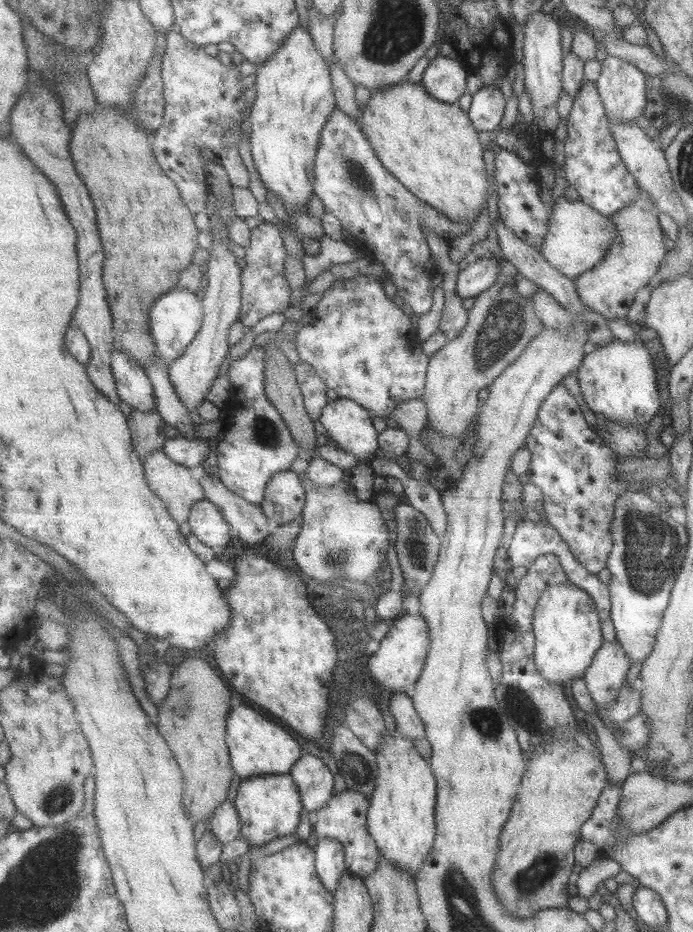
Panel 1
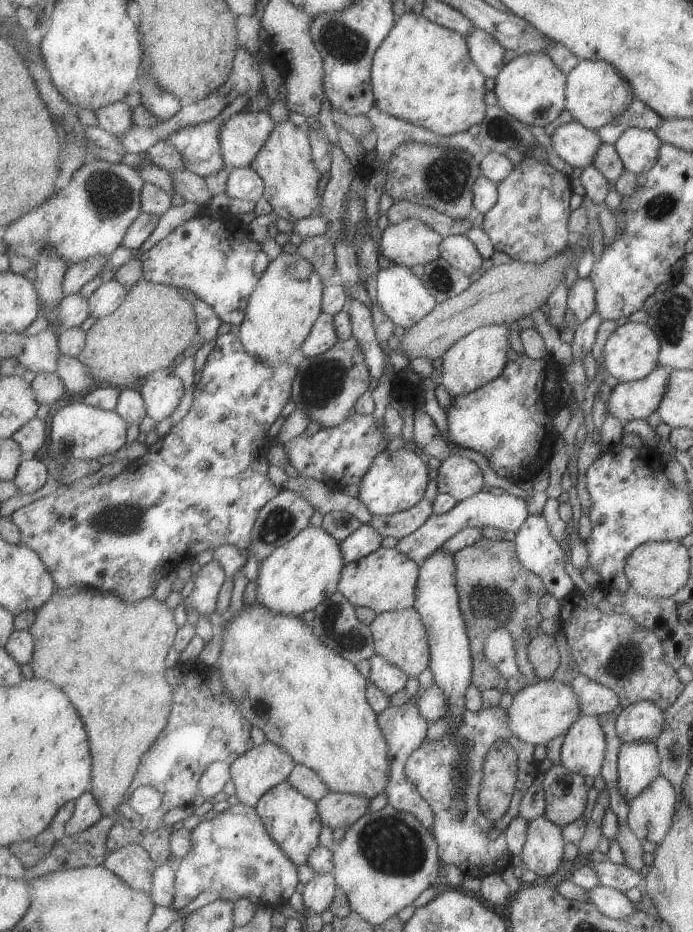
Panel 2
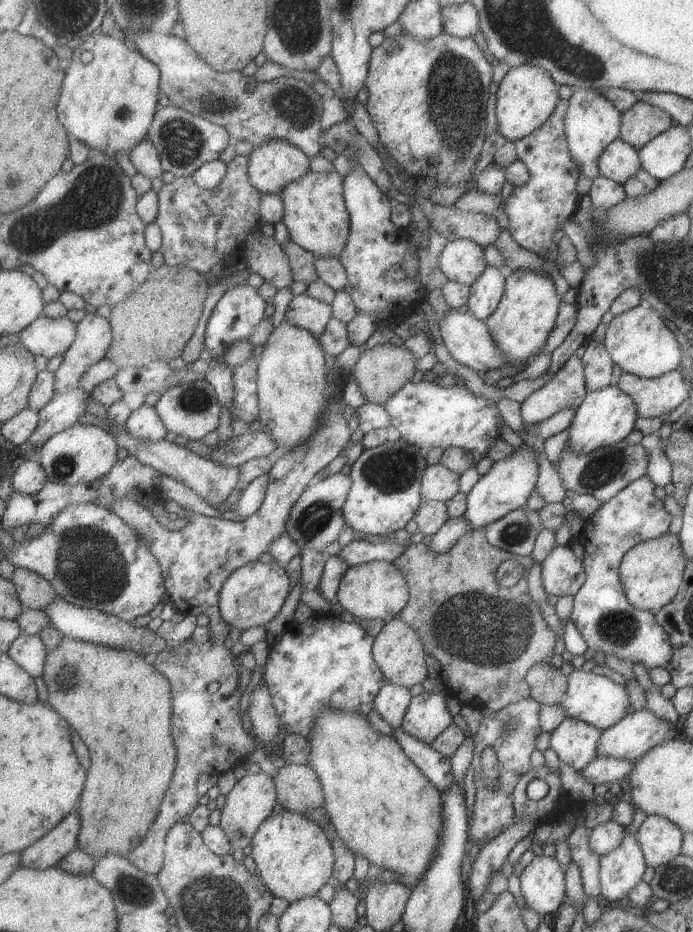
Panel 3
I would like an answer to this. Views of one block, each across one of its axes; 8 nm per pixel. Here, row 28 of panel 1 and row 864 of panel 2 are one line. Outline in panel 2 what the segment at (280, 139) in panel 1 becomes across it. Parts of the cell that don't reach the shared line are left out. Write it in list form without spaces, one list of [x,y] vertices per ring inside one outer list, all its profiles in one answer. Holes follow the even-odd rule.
[[[288,780],[268,792],[260,801],[257,809],[267,824],[268,830],[288,853],[288,856],[299,867],[307,865],[315,854],[315,850],[322,845],[321,840],[325,824],[319,811],[319,802],[313,801],[311,797],[300,792]]]

